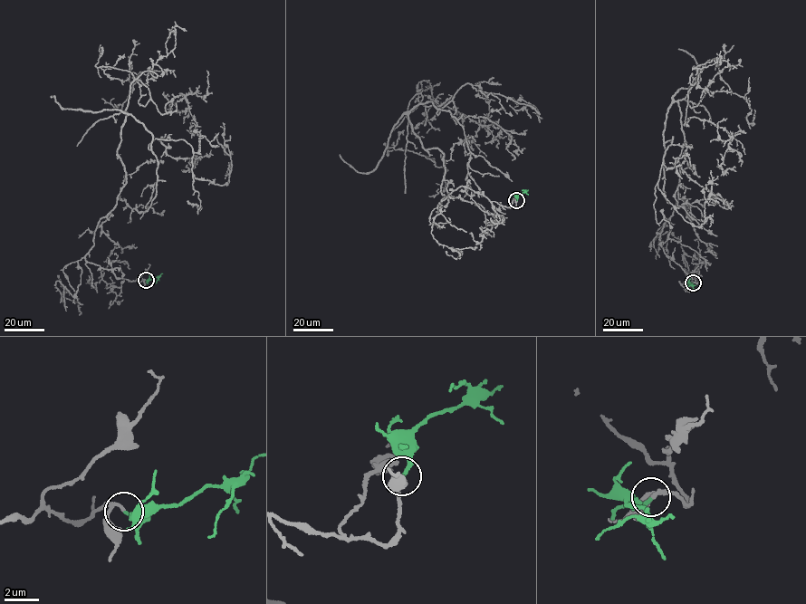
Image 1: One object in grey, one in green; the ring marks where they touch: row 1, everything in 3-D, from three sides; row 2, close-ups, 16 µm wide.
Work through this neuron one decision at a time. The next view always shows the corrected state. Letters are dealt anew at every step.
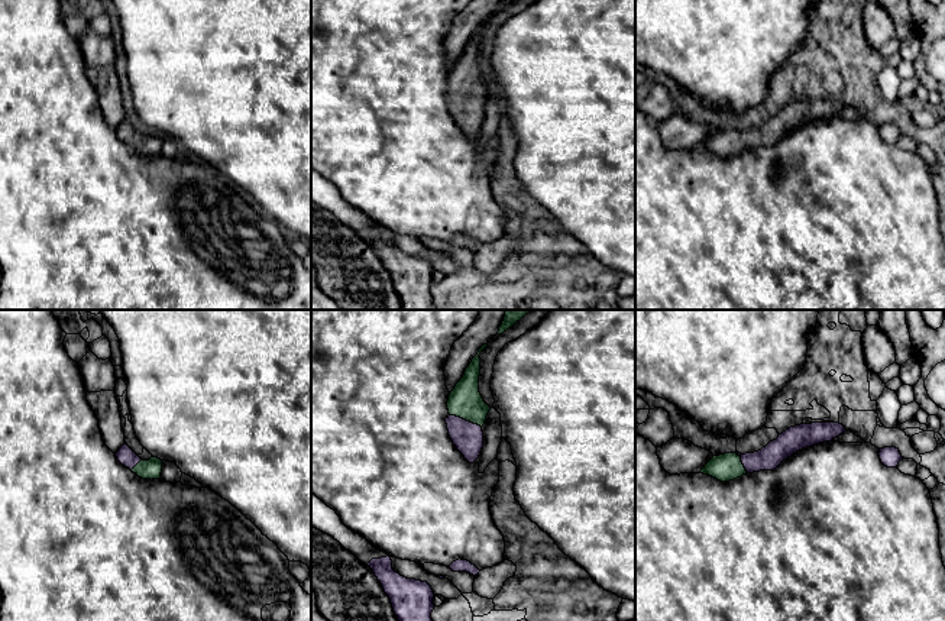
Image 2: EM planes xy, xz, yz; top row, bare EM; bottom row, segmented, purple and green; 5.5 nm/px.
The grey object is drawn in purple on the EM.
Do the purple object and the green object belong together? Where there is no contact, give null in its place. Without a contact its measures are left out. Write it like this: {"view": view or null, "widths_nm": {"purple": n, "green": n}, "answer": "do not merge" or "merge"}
{"view": "xz", "widths_nm": {"purple": 170, "green": 190}, "answer": "merge"}

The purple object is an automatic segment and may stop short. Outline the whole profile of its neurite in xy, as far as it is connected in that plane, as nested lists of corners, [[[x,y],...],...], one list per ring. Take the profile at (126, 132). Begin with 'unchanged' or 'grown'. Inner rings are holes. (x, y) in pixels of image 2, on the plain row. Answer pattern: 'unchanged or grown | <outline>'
grown | [[[126,119],[119,124],[116,133],[142,155],[161,155],[162,136],[158,133],[142,136]]]

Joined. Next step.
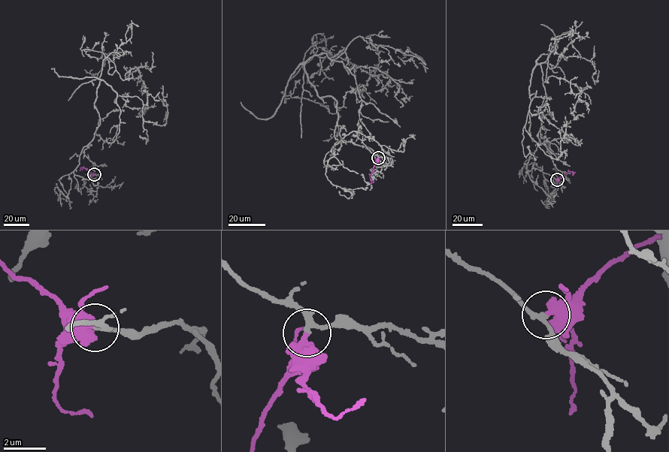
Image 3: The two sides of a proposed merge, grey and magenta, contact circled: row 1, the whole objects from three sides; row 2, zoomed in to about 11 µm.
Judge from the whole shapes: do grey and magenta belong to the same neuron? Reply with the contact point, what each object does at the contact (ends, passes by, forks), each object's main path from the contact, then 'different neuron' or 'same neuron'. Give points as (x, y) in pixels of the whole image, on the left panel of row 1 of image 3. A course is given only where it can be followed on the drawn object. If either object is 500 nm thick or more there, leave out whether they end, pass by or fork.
at (94, 174); grey passes by; magenta ends there; grey runs (94, 174), (74, 172), (100, 125), (99, 81), (116, 103), (137, 96), (143, 121), (162, 125), (161, 85); magenta runs (94, 174), (82, 167), (79, 170); same neuron

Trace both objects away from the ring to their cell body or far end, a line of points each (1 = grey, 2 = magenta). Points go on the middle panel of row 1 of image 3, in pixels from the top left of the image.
1: (378, 158), (353, 131), (334, 146), (337, 101), (305, 61), (331, 65), (358, 36), (424, 63), (398, 49)
2: (378, 158), (370, 176), (370, 185)

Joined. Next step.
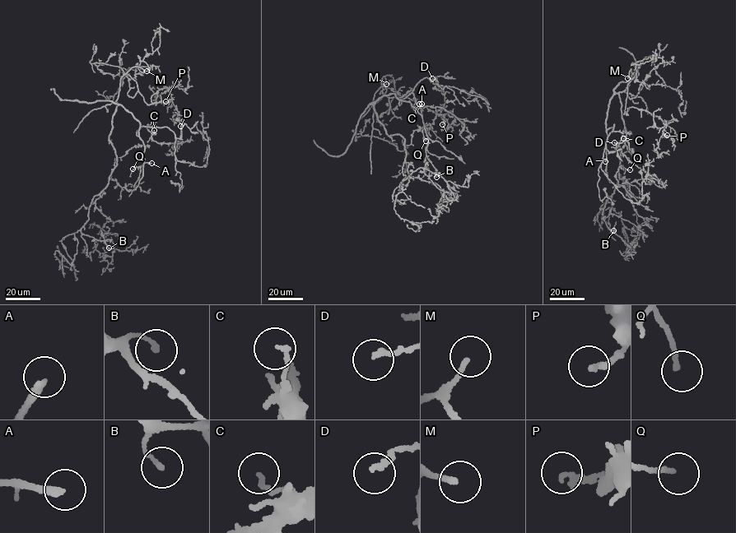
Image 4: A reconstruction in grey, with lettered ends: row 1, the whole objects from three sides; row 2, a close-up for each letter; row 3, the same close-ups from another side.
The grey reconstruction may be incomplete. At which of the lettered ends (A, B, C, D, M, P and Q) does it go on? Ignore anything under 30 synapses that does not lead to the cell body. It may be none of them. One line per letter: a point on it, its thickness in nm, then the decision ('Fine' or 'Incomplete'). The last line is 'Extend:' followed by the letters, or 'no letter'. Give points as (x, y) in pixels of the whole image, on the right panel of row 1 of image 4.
A: Place: (605, 161). Thickness 280 nm. Incomplete
B: Place: (613, 230). Thickness 150 nm. Fine
C: Place: (623, 138). Thickness 150 nm. Fine
D: Place: (614, 142). Thickness 180 nm. Fine
M: Place: (627, 78). Thickness 170 nm. Incomplete
P: Place: (667, 135). Thickness 200 nm. Fine
Q: Place: (630, 169). Thickness 160 nm. Incomplete
Extend: A, M, Q

